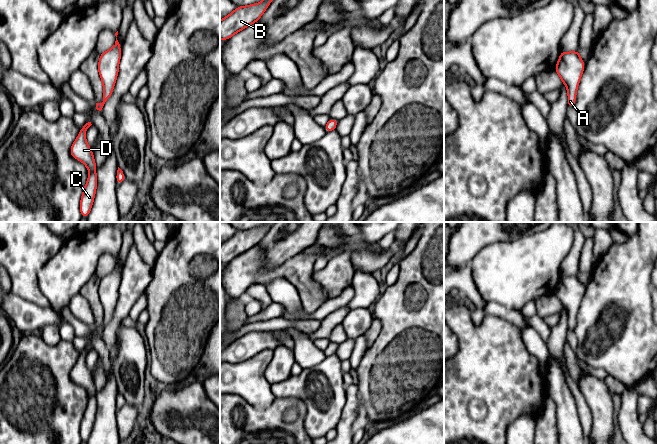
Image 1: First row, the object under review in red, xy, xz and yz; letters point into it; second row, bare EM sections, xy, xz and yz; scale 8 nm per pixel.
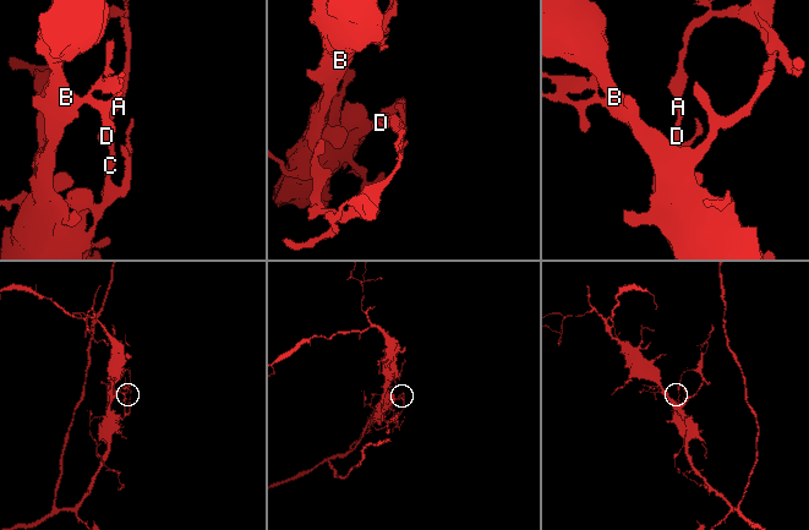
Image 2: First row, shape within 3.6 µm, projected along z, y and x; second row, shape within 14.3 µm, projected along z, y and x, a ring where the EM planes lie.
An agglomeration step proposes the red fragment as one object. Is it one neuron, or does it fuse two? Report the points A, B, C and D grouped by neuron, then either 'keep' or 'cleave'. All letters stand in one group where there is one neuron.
A B C D | keep

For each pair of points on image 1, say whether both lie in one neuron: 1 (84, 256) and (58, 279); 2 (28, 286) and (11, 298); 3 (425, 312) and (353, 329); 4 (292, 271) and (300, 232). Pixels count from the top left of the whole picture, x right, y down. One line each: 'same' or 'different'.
1: same
2: different
3: different
4: different

